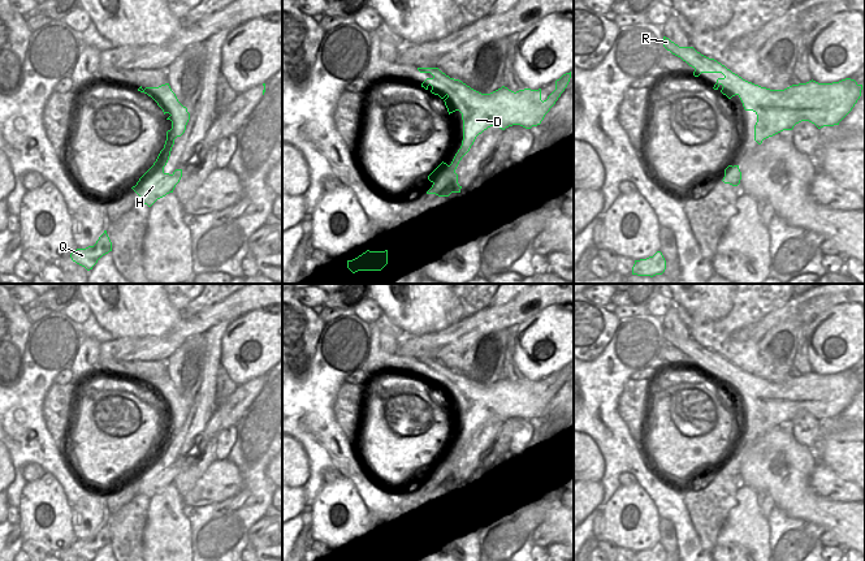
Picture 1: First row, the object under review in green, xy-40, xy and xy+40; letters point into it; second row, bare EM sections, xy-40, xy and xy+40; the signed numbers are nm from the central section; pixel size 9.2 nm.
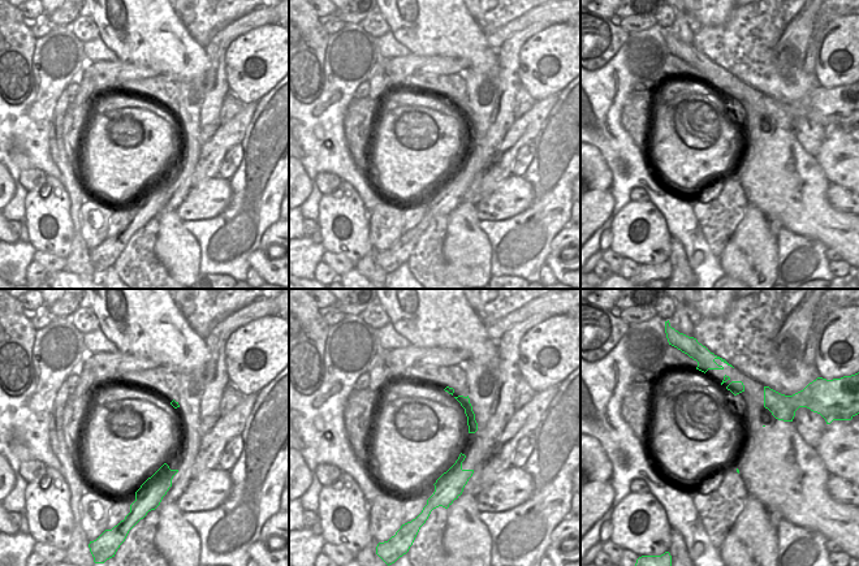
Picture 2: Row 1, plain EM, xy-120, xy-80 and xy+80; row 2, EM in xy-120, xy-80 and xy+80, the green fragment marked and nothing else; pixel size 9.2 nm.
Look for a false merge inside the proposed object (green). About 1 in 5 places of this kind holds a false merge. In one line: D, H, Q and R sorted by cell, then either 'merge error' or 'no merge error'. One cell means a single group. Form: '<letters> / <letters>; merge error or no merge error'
D R / H Q; merge error

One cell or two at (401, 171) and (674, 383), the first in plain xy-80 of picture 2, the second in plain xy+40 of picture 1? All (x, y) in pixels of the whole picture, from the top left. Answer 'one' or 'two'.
one

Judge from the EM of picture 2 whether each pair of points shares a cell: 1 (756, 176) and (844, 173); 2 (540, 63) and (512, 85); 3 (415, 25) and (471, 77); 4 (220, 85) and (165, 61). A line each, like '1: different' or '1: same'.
1: different
2: different
3: different
4: different

